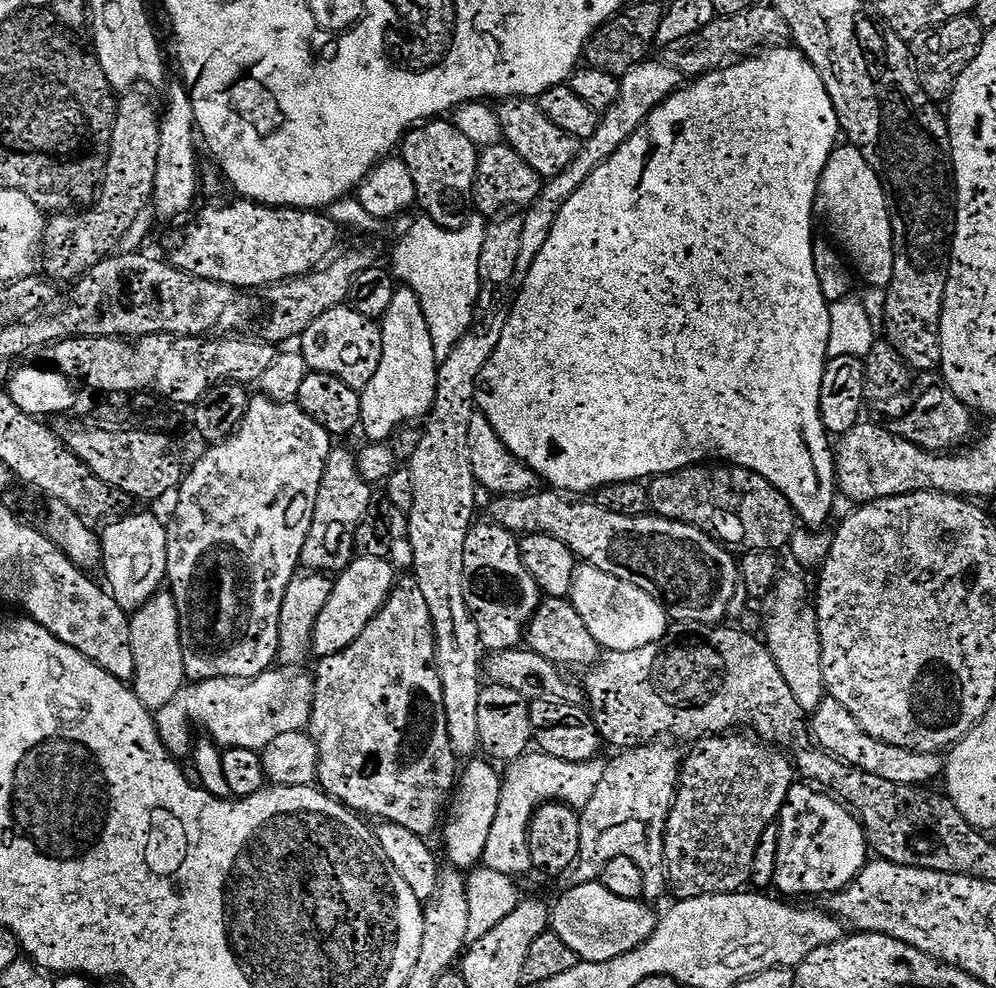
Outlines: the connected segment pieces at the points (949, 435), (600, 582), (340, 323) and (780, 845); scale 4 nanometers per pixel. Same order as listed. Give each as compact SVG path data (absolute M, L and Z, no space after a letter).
M931 372L919 373L916 377L917 380L911 383L908 393L910 392L910 414L906 415L900 430L896 432L897 437L906 440L912 445L923 449L925 452L933 454L944 454L958 447L961 447L970 432L970 418L972 412L969 408L965 407L958 398L949 392L947 388L939 384L939 375L937 373L930 374Z
M581 563L572 574L570 603L582 618L586 630L596 639L597 645L608 652L638 650L639 647L665 639L670 628L670 616L663 604L638 590L633 584L622 582L610 574L602 574L602 570L586 563Z
M333 306L320 313L318 318L299 337L299 355L314 372L338 378L351 388L362 390L380 365L382 344L377 321L368 320L351 306Z
M793 786L788 791L778 817L776 888L784 898L827 898L834 892L844 891L856 879L870 859L870 849L863 826L843 803L815 787L802 787Z

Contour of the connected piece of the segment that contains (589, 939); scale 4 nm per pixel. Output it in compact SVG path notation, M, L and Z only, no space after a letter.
M598 882L577 884L568 888L550 908L550 928L576 953L580 960L606 962L626 954L648 940L648 935L656 929L657 913L647 912L640 900L614 898Z

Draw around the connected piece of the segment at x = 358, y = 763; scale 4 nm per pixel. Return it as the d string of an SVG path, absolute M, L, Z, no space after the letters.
M411 583L408 584L402 585L401 588L400 585L393 587L392 592L388 595L388 600L380 608L379 614L366 626L366 630L362 630L362 634L358 634L354 642L350 642L350 646L346 646L338 654L325 656L319 661L320 665L316 668L312 686L312 713L308 719L306 731L318 751L317 783L327 795L335 798L353 813L365 812L368 816L377 816L377 821L397 824L414 834L427 837L428 832L434 831L435 828L437 831L442 820L442 813L453 795L454 785L458 780L458 764L456 768L458 758L453 754L448 742L448 732L444 721L443 688L439 682L439 674L434 667L436 635L430 625L430 613L417 589Z

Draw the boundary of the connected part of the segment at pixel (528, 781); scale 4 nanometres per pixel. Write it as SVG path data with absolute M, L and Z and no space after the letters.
M530 752L519 760L509 765L508 772L502 778L499 806L496 811L502 816L498 822L502 822L502 826L510 826L510 822L520 822L520 830L522 830L522 822L531 820L532 813L535 812L541 804L559 803L565 804L573 810L581 810L590 800L593 790L599 779L599 773L592 768L592 764L588 762L570 763L568 760L556 759L541 752Z

